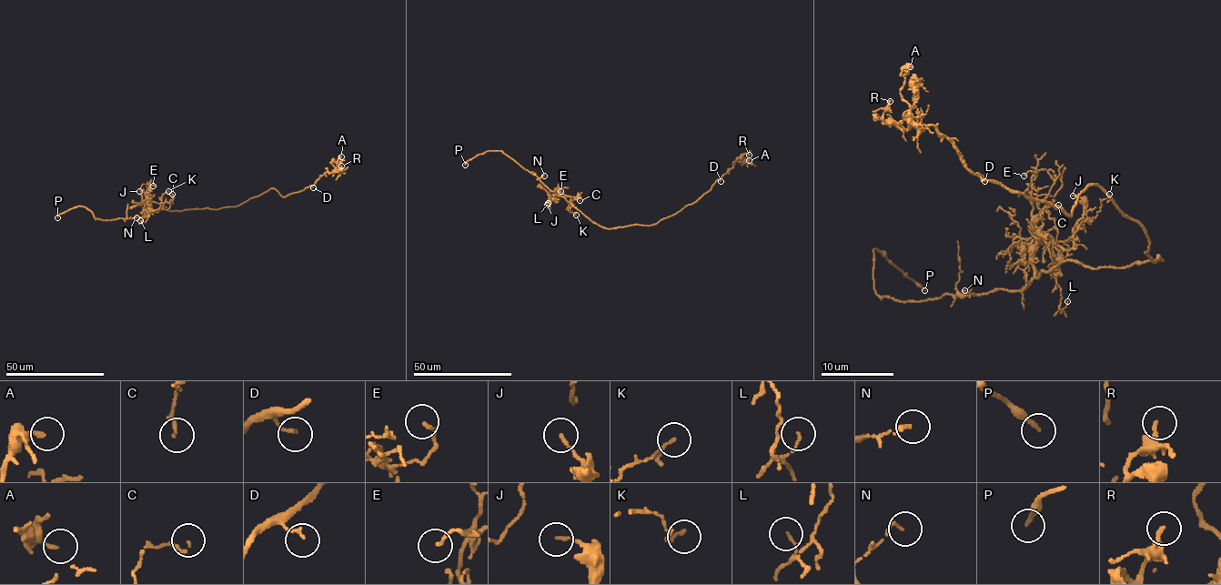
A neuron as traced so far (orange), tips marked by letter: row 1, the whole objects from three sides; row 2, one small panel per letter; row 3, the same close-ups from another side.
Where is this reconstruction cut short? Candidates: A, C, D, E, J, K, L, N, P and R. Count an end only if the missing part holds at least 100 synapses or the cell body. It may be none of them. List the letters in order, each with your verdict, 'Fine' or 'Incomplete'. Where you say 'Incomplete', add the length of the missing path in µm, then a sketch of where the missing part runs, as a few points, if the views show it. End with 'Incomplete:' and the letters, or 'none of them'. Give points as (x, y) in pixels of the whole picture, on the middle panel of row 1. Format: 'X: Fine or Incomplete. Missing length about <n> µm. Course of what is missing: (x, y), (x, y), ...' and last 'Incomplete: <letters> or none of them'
A: Fine
C: Fine
D: Fine
E: Fine
J: Fine
K: Fine
L: Fine
N: Fine
P: Incomplete. Missing length about 30 µm. Course of what is missing: (465, 165), (450, 169), (427, 193)
R: Fine
Incomplete: P

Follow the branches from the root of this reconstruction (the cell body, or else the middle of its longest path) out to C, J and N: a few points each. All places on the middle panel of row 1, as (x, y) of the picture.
C: (613, 228), (604, 228), (593, 223), (564, 197), (555, 194), (580, 196), (580, 200)
J: (613, 228), (604, 228), (593, 223), (558, 195), (549, 199), (549, 207), (547, 205)
N: (613, 228), (604, 228), (593, 223), (564, 197), (549, 190), (539, 179), (544, 176)

